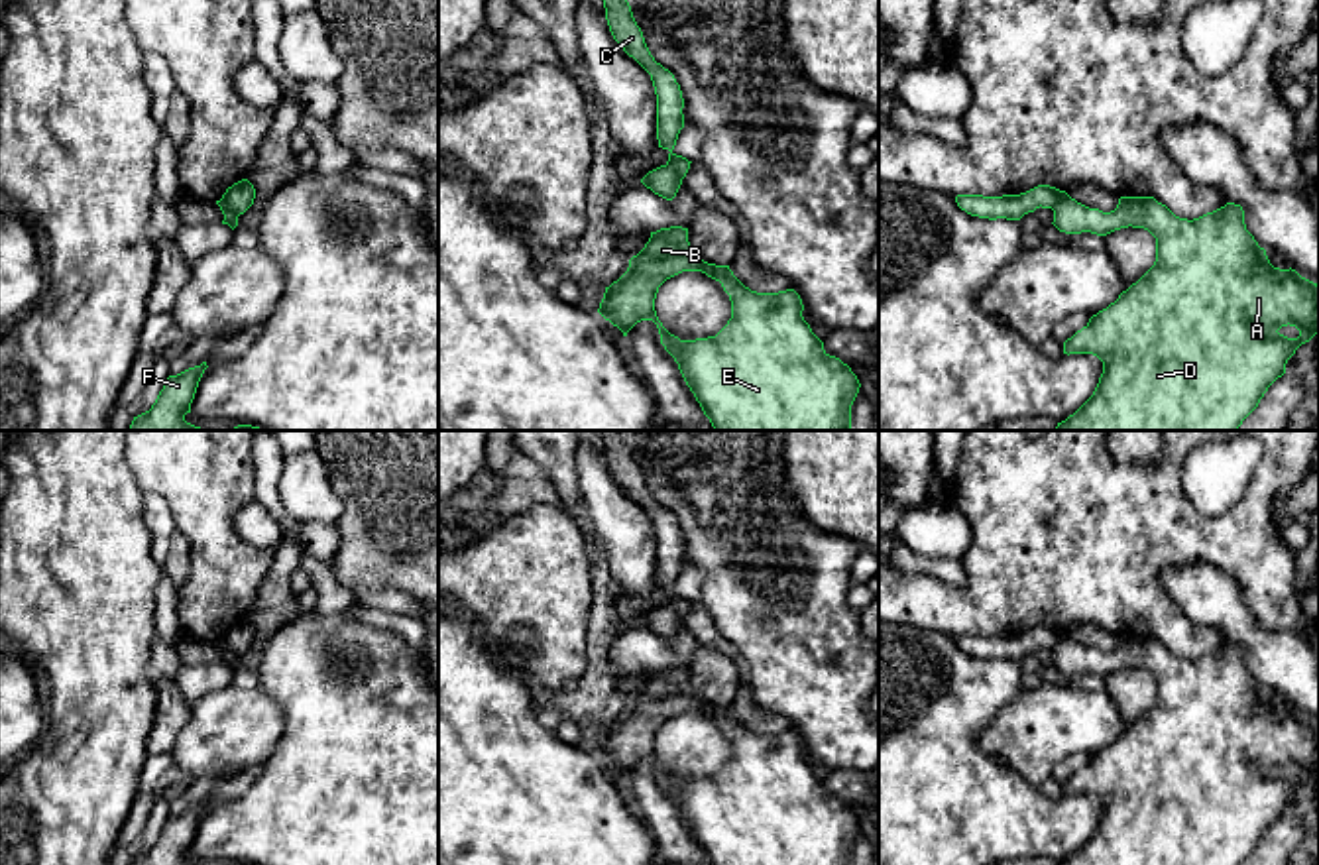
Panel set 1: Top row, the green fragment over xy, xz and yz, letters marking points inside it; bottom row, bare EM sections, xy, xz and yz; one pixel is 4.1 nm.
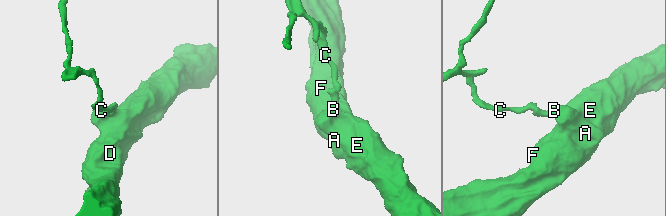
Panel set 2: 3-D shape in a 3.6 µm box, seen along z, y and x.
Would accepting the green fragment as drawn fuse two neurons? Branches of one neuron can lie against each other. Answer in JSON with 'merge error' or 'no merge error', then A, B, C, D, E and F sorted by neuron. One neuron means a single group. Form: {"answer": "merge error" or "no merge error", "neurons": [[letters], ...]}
{"answer": "merge error", "neurons": [["A", "B", "D", "E", "F"], ["C"]]}

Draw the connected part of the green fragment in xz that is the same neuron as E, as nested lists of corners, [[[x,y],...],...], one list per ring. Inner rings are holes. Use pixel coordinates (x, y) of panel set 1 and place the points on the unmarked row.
[[[682,666],[651,672],[598,749],[623,777],[641,761],[657,765],[712,865],[851,865],[861,824],[824,790],[802,751],[794,729],[757,733],[729,706],[700,700]],[[682,712],[702,712],[729,735],[731,759],[716,777],[680,780],[659,761],[659,727]]]

